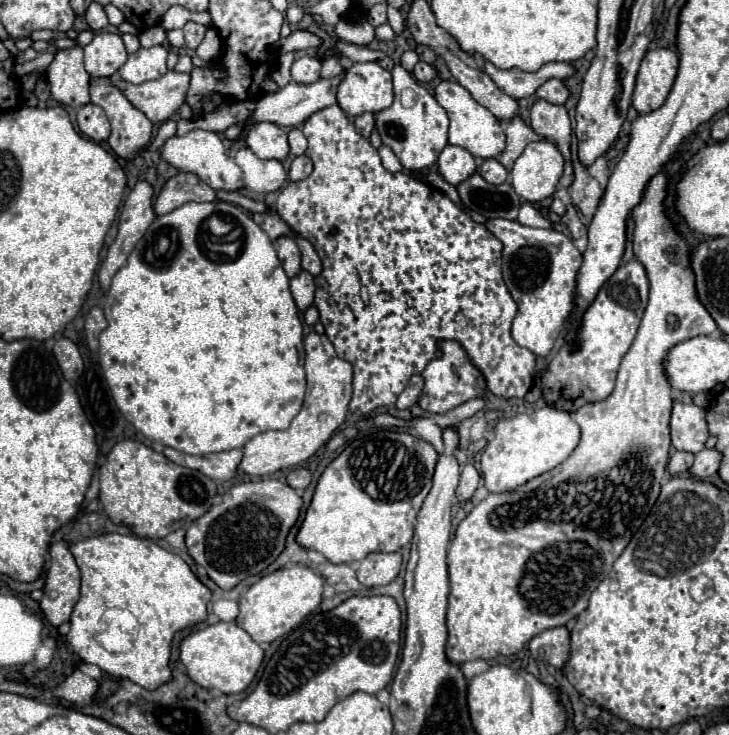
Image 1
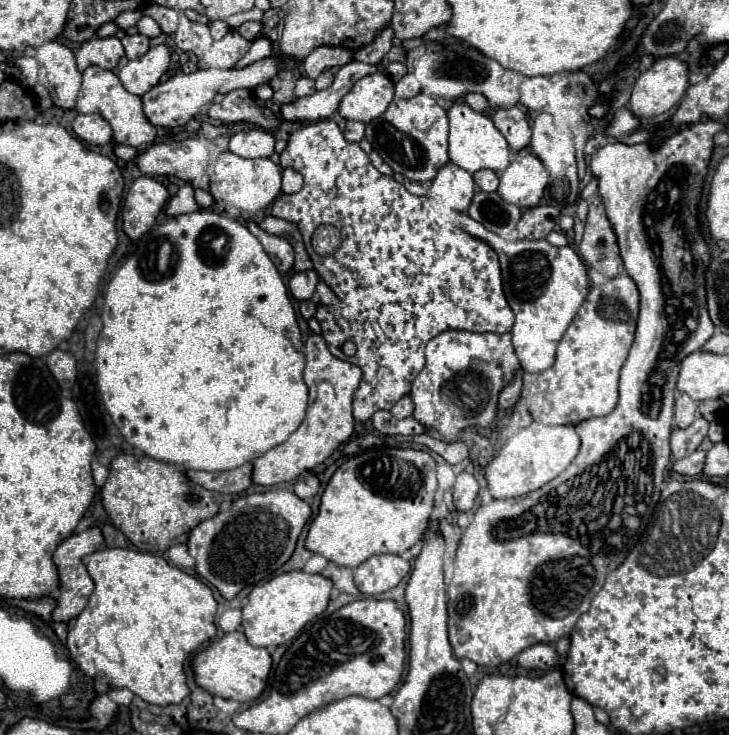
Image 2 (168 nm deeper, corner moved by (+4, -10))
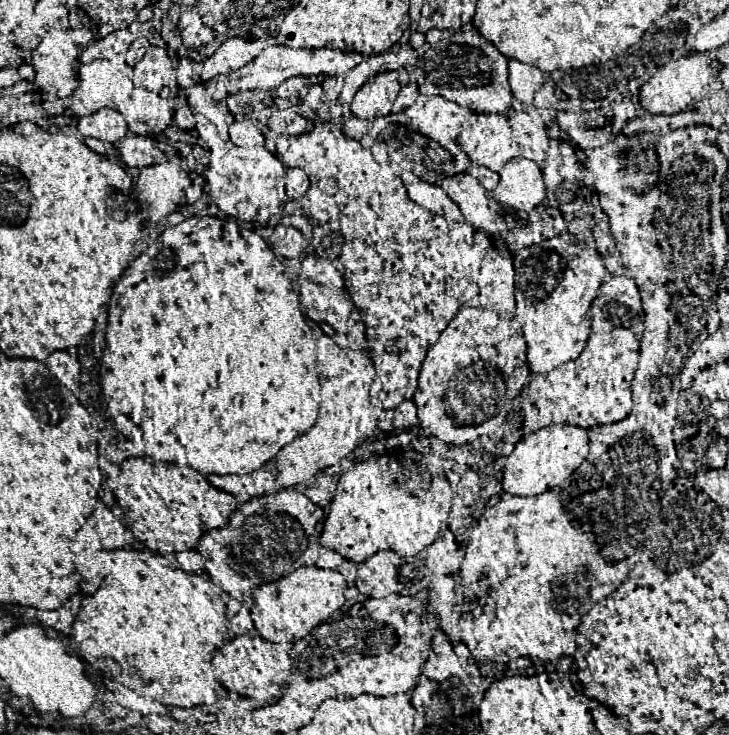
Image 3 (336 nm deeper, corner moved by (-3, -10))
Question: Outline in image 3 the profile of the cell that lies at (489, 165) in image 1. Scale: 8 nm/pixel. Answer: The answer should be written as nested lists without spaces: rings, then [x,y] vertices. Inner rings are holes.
[[[479,168],[479,184],[487,190],[487,192],[495,192],[495,186],[499,186],[499,176],[497,176],[497,172],[493,172],[493,170],[489,170],[489,168]]]

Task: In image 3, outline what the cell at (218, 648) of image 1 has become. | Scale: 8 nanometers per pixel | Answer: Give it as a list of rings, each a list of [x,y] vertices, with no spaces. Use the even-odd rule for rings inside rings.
[[[255,630],[235,636],[233,640],[225,642],[211,658],[213,672],[217,682],[225,690],[233,690],[243,698],[253,698],[259,704],[268,703],[273,698],[279,698],[287,679],[287,672],[291,670],[291,658],[283,646],[277,646],[265,638],[261,638]]]

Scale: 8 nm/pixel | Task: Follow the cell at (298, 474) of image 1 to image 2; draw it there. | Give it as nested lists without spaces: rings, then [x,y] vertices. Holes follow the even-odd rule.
[[[304,474],[304,476],[298,478],[298,482],[294,486],[294,492],[303,500],[310,500],[319,491],[319,488],[320,482],[314,474]]]

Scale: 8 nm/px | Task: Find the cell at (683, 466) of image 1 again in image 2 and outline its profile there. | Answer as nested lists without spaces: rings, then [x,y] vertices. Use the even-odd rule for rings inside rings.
[[[694,450],[690,456],[676,460],[674,462],[674,470],[678,474],[686,474],[686,476],[698,476],[704,470],[704,460],[706,460],[706,452],[704,450]]]

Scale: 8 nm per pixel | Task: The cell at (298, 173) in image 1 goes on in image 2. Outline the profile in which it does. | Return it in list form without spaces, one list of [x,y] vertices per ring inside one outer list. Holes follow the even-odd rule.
[[[286,168],[286,170],[282,172],[282,192],[284,192],[284,194],[294,194],[294,192],[298,192],[300,188],[302,188],[302,176],[300,176],[296,170]]]

